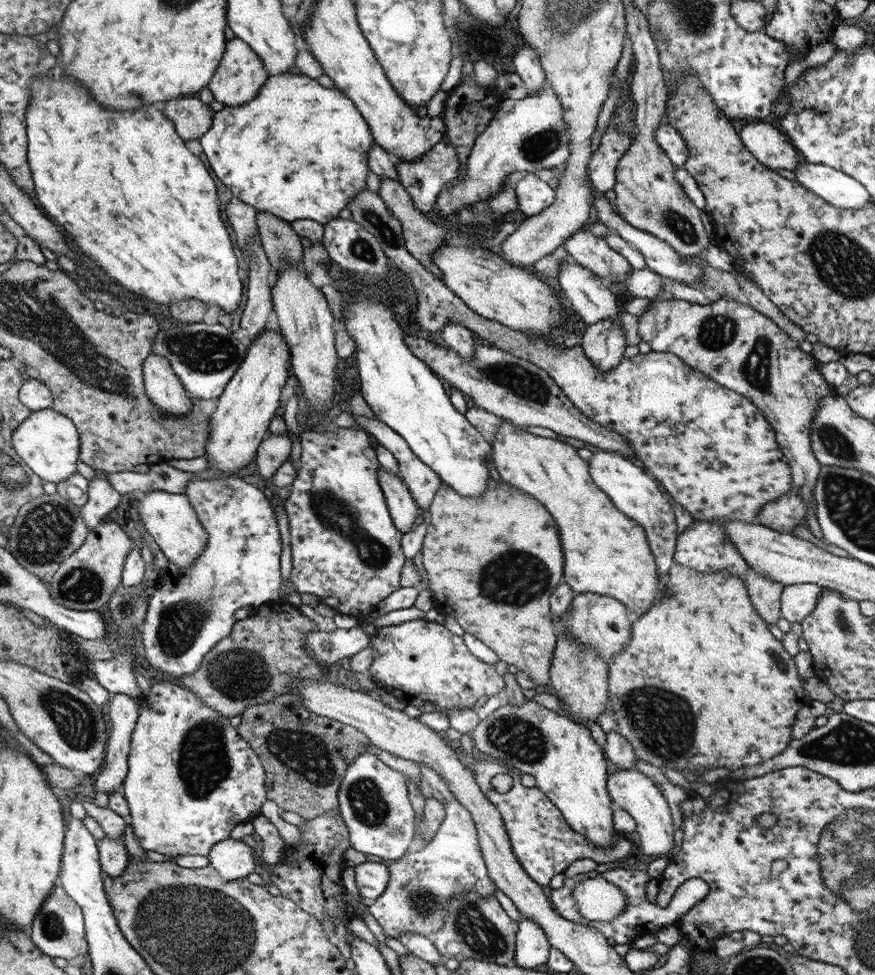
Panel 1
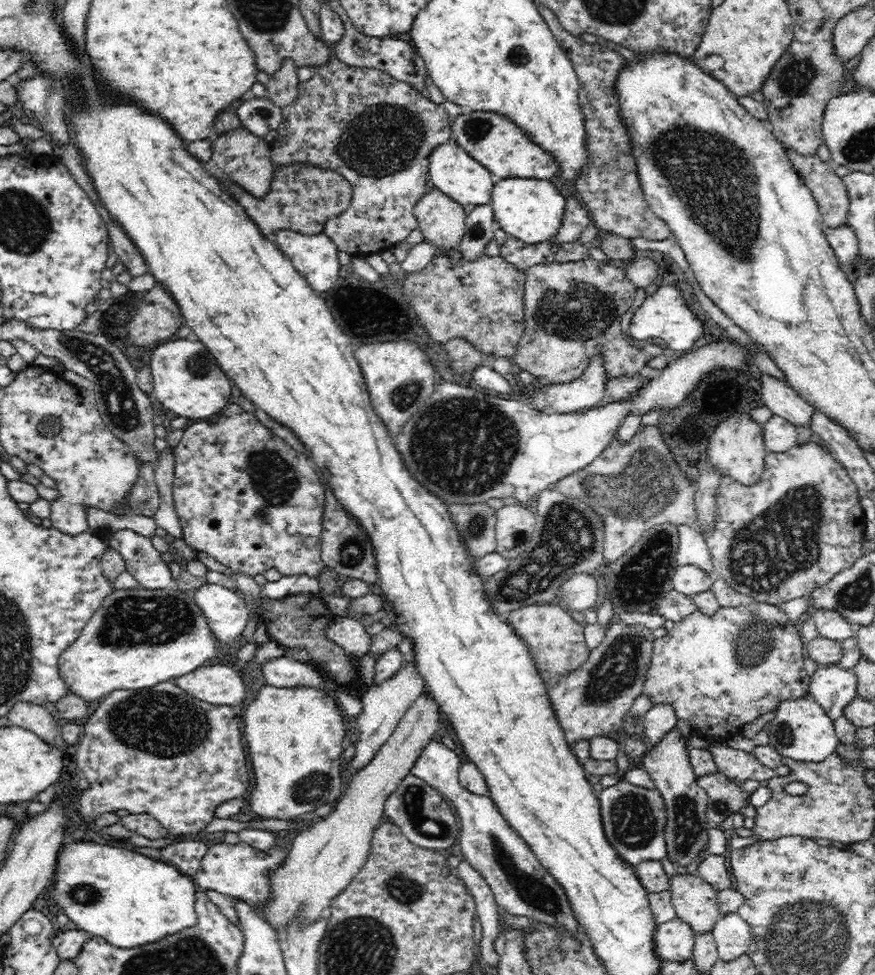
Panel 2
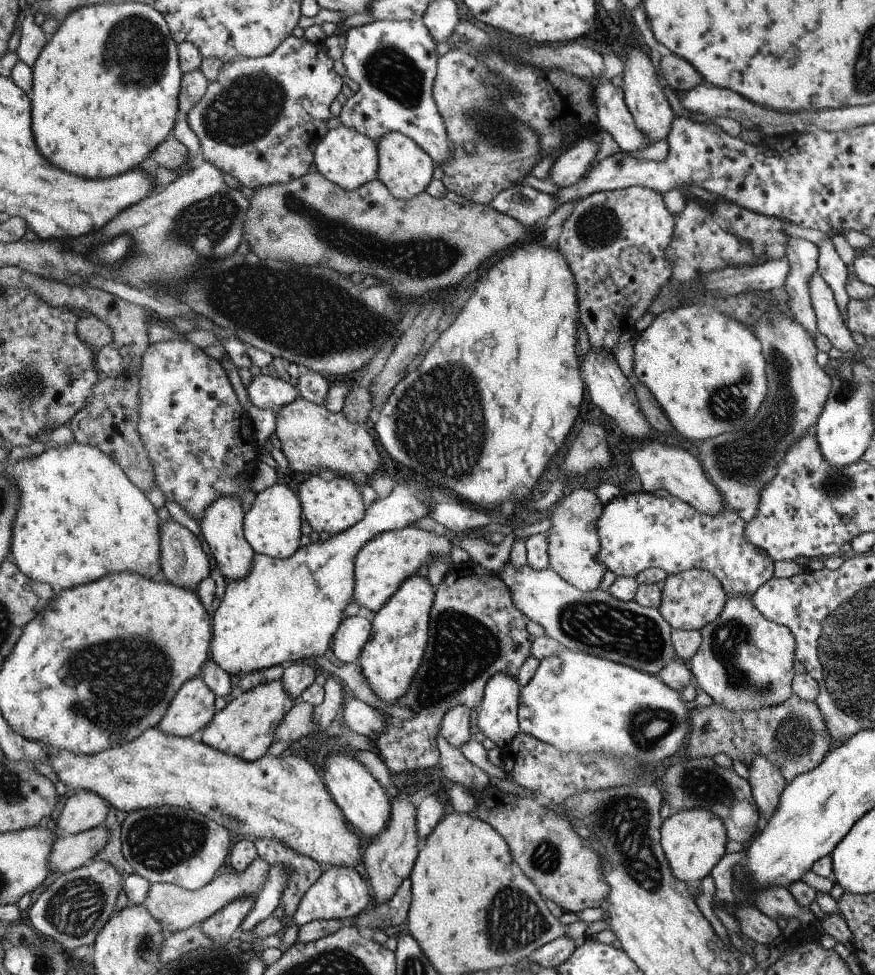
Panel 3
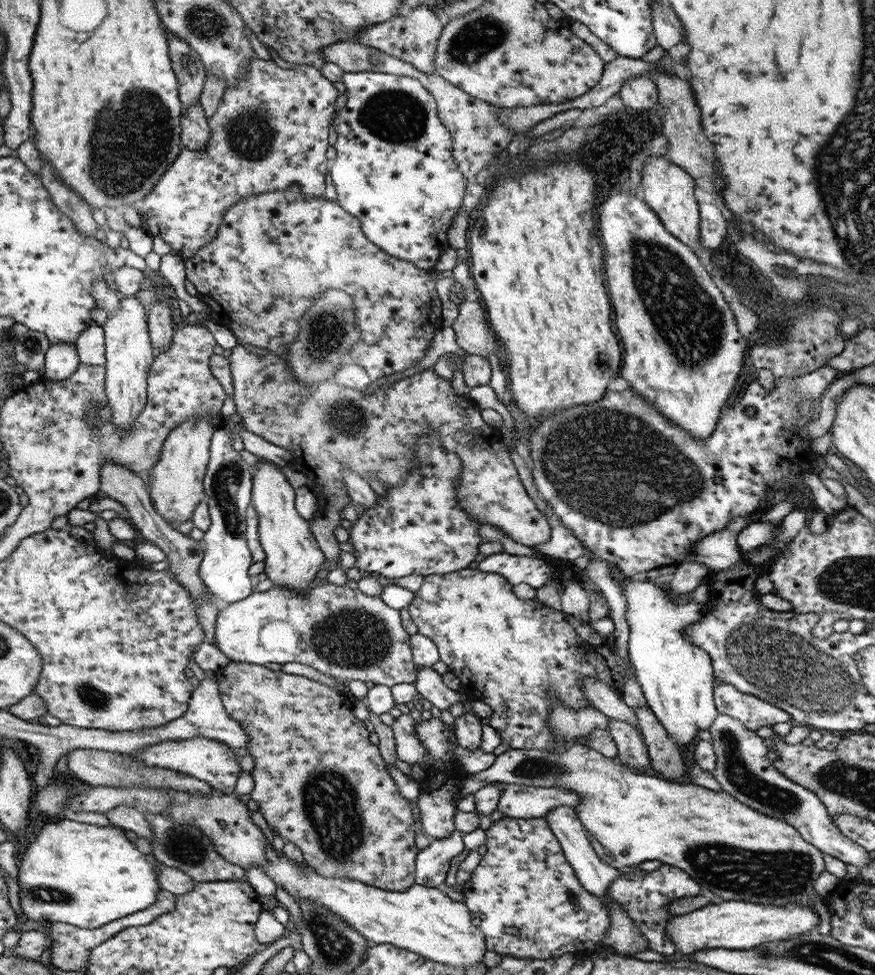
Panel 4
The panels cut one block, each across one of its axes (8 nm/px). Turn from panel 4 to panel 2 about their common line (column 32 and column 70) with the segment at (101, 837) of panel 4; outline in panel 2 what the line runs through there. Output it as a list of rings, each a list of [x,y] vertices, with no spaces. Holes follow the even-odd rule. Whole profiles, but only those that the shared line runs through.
[[[73,841],[62,845],[53,881],[49,886],[49,896],[64,910],[64,916],[82,932],[102,937],[119,949],[153,944],[197,924],[196,889],[189,875],[162,860],[150,859],[113,843],[100,845],[93,841]]]

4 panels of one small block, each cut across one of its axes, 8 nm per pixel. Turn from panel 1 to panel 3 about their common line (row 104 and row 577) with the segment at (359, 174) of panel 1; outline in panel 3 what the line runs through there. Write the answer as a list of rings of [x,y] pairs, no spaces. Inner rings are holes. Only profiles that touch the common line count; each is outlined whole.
[[[408,480],[408,482],[404,482],[402,484],[396,483],[394,490],[392,490],[392,494],[390,494],[388,498],[385,500],[377,499],[375,503],[370,505],[370,510],[366,514],[366,518],[364,518],[361,522],[358,522],[358,524],[352,529],[346,530],[345,533],[332,535],[332,538],[328,538],[326,542],[316,542],[311,543],[308,546],[304,546],[301,550],[298,550],[293,557],[288,558],[288,560],[280,560],[262,554],[257,554],[255,556],[253,572],[250,573],[248,578],[242,578],[242,580],[239,580],[238,582],[226,582],[225,596],[222,598],[218,609],[214,612],[213,654],[210,654],[210,660],[212,660],[218,668],[222,668],[222,670],[230,676],[238,674],[244,676],[252,672],[282,665],[284,662],[288,662],[289,664],[302,660],[306,662],[310,661],[310,658],[324,656],[324,652],[326,652],[328,648],[331,648],[330,642],[334,641],[334,632],[337,632],[341,627],[342,616],[344,616],[344,608],[346,608],[348,604],[351,604],[350,600],[352,600],[352,594],[356,593],[356,559],[357,555],[361,553],[362,546],[367,545],[369,541],[372,540],[372,538],[377,537],[378,534],[383,534],[384,532],[389,532],[390,530],[399,530],[410,527],[411,525],[414,525],[414,522],[418,522],[418,520],[422,520],[422,518],[428,516],[428,514],[430,514],[430,503],[424,502],[424,500],[420,500],[420,498],[418,498],[418,494],[420,494],[420,492],[426,492],[427,490],[428,488],[424,486],[424,484],[414,480]]]

